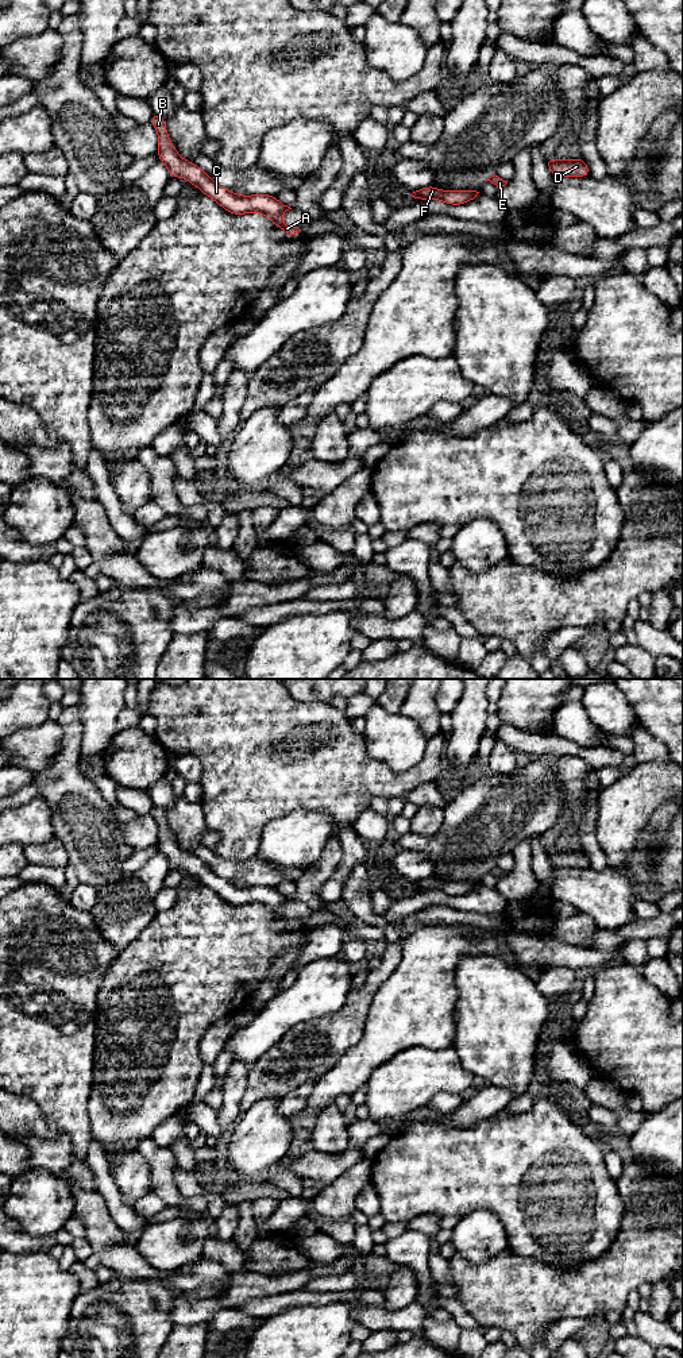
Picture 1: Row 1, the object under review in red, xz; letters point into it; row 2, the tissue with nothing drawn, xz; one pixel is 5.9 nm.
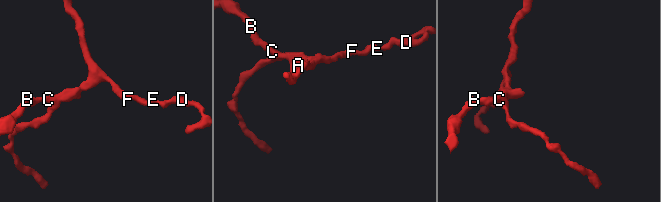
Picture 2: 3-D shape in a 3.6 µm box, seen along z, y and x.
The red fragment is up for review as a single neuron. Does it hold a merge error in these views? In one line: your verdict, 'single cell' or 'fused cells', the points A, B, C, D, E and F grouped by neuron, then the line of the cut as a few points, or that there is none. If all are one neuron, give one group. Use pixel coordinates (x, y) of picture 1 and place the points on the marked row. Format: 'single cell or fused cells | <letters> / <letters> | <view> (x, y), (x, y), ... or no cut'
single cell | A B C D E F | no cut

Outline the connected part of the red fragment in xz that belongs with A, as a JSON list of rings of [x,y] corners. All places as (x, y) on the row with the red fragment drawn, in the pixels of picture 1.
[[[151,113],[148,121],[155,127],[158,132],[158,158],[166,165],[171,178],[186,178],[196,188],[200,188],[204,194],[213,198],[219,205],[221,205],[232,215],[261,212],[273,220],[275,227],[282,232],[296,235],[301,231],[298,227],[286,225],[281,221],[282,215],[292,208],[279,202],[275,196],[239,196],[219,186],[207,175],[201,167],[178,155],[171,140],[169,139],[166,121],[162,116]]]

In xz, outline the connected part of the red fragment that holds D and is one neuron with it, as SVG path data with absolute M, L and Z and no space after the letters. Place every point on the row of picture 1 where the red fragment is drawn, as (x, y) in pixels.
M547 157L545 162L552 175L590 177L590 169L582 158L557 161L552 157Z

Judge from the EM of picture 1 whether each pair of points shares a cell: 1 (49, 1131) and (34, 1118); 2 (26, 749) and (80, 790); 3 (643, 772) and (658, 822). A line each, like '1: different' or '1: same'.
1: same
2: different
3: different

